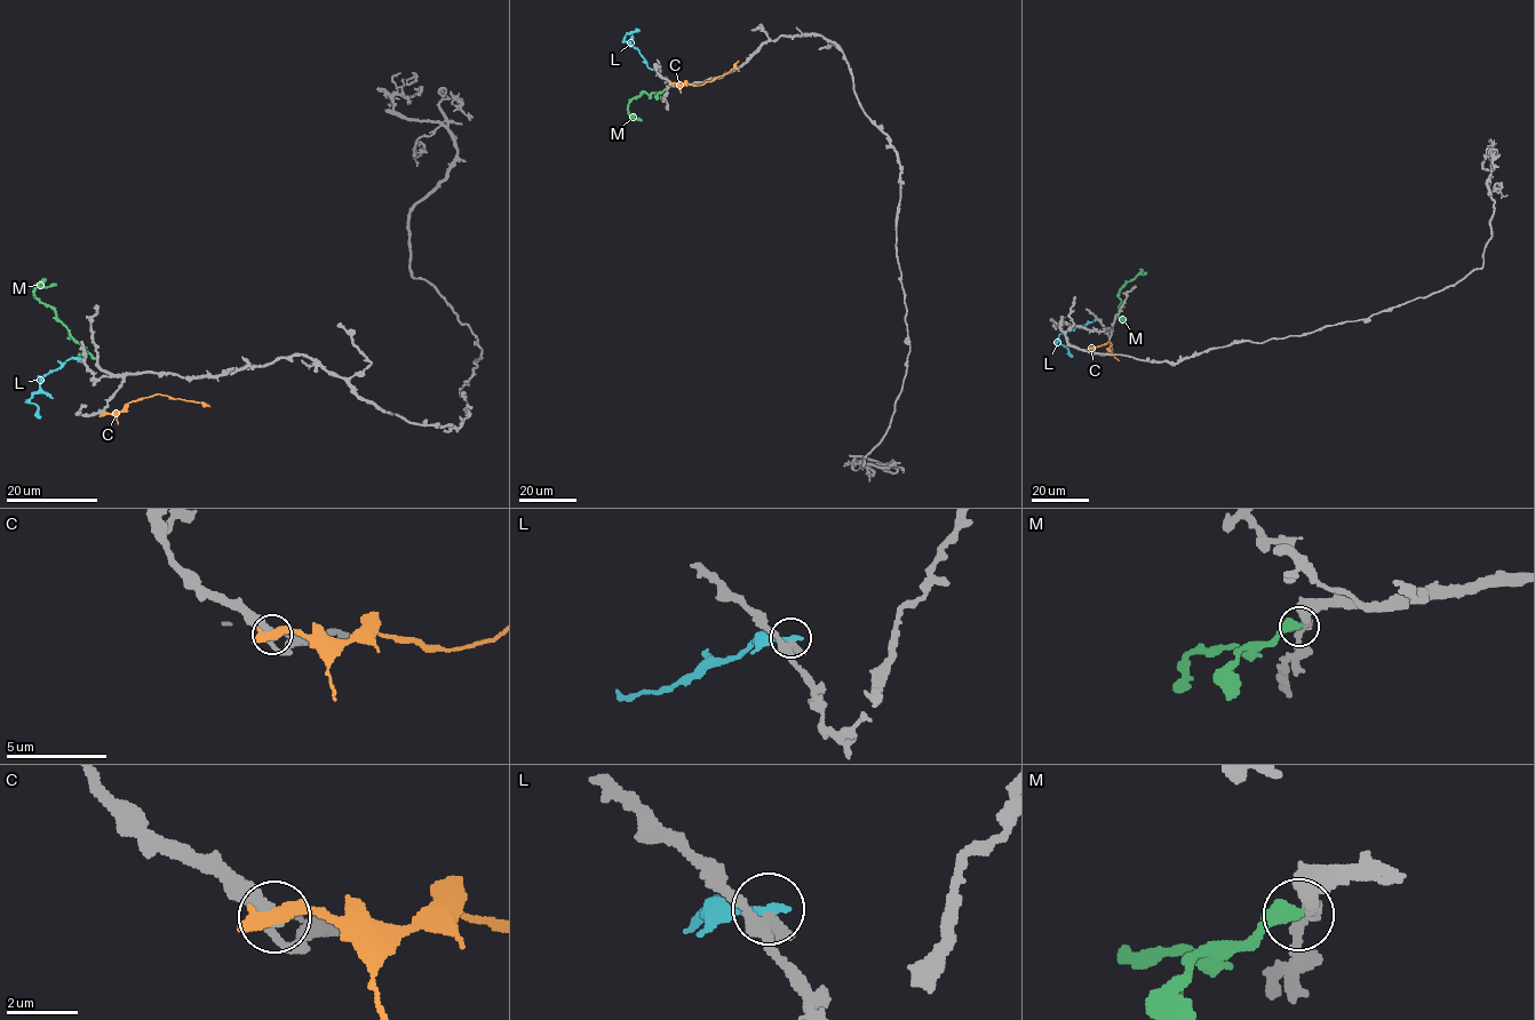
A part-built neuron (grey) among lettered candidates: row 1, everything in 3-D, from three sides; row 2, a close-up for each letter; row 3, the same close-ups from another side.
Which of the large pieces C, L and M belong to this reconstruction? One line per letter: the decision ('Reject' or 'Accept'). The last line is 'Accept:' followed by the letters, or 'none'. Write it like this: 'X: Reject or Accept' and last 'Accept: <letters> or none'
C: Reject
L: Reject
M: Reject
Accept: none

